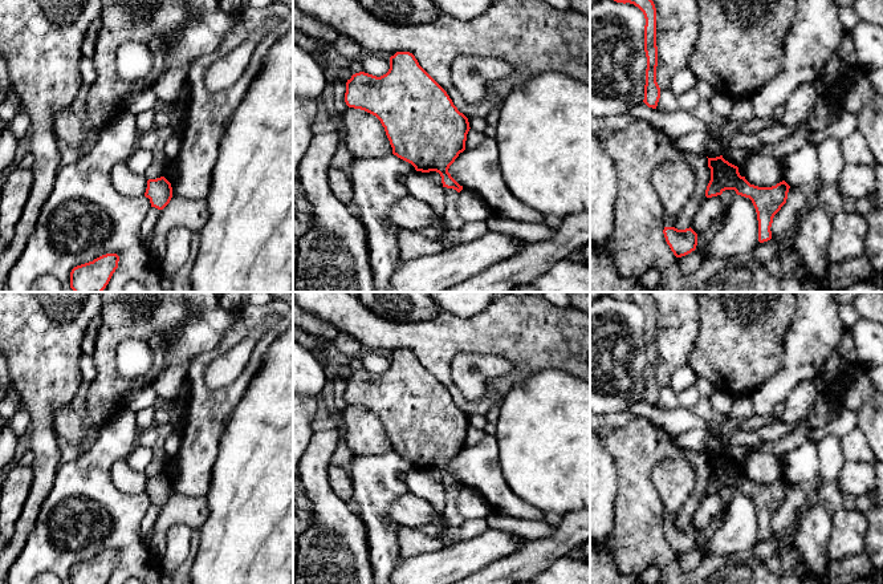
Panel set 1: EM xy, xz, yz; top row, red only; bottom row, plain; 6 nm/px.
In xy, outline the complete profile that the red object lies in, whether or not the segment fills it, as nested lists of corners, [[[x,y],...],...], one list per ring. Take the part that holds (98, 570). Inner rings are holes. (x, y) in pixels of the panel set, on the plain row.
[[[106,551],[74,564],[70,569],[70,584],[106,584],[118,565],[118,559],[117,551]]]

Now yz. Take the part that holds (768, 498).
[[[723,453],[708,455],[708,465],[711,478],[705,494],[712,495],[721,492],[725,487],[735,487],[737,492],[749,495],[757,510],[758,539],[770,538],[773,515],[786,500],[790,483],[785,478],[772,484],[750,482],[745,474],[740,473],[738,465],[725,458]]]

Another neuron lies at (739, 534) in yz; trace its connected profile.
[[[736,492],[723,524],[709,540],[696,543],[696,548],[709,557],[727,560],[738,553],[749,553],[758,542],[756,506],[749,495]]]

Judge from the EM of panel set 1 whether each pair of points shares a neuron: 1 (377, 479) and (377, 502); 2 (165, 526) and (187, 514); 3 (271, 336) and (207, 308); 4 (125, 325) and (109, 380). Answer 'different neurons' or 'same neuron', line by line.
1: same neuron
2: same neuron
3: different neurons
4: same neuron

